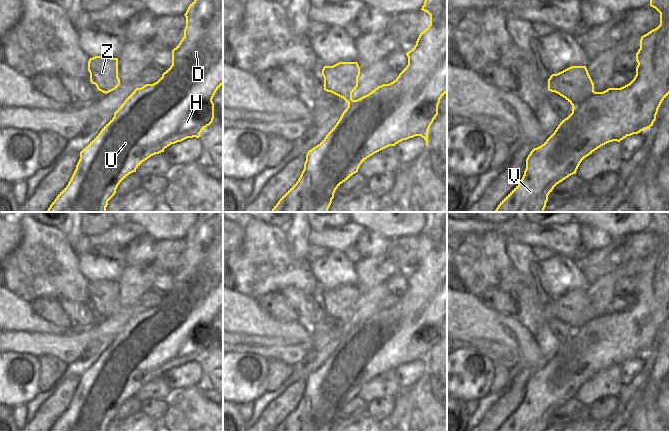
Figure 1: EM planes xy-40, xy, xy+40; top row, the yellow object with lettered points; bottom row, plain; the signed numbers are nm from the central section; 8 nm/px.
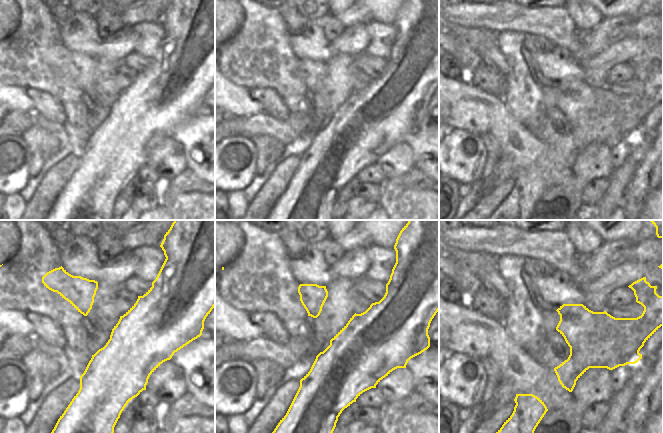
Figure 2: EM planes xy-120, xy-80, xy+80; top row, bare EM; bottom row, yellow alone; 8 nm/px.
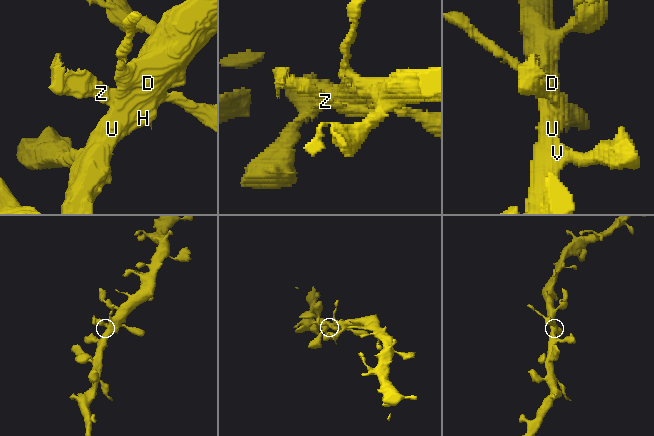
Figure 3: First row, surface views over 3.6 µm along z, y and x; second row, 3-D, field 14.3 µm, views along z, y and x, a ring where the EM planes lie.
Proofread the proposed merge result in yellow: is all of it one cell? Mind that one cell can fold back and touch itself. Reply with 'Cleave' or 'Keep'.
Keep.

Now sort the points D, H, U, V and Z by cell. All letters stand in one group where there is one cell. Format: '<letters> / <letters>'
D H U V Z

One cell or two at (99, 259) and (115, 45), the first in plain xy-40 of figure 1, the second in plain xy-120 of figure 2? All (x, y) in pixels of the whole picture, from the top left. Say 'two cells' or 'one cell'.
two cells

